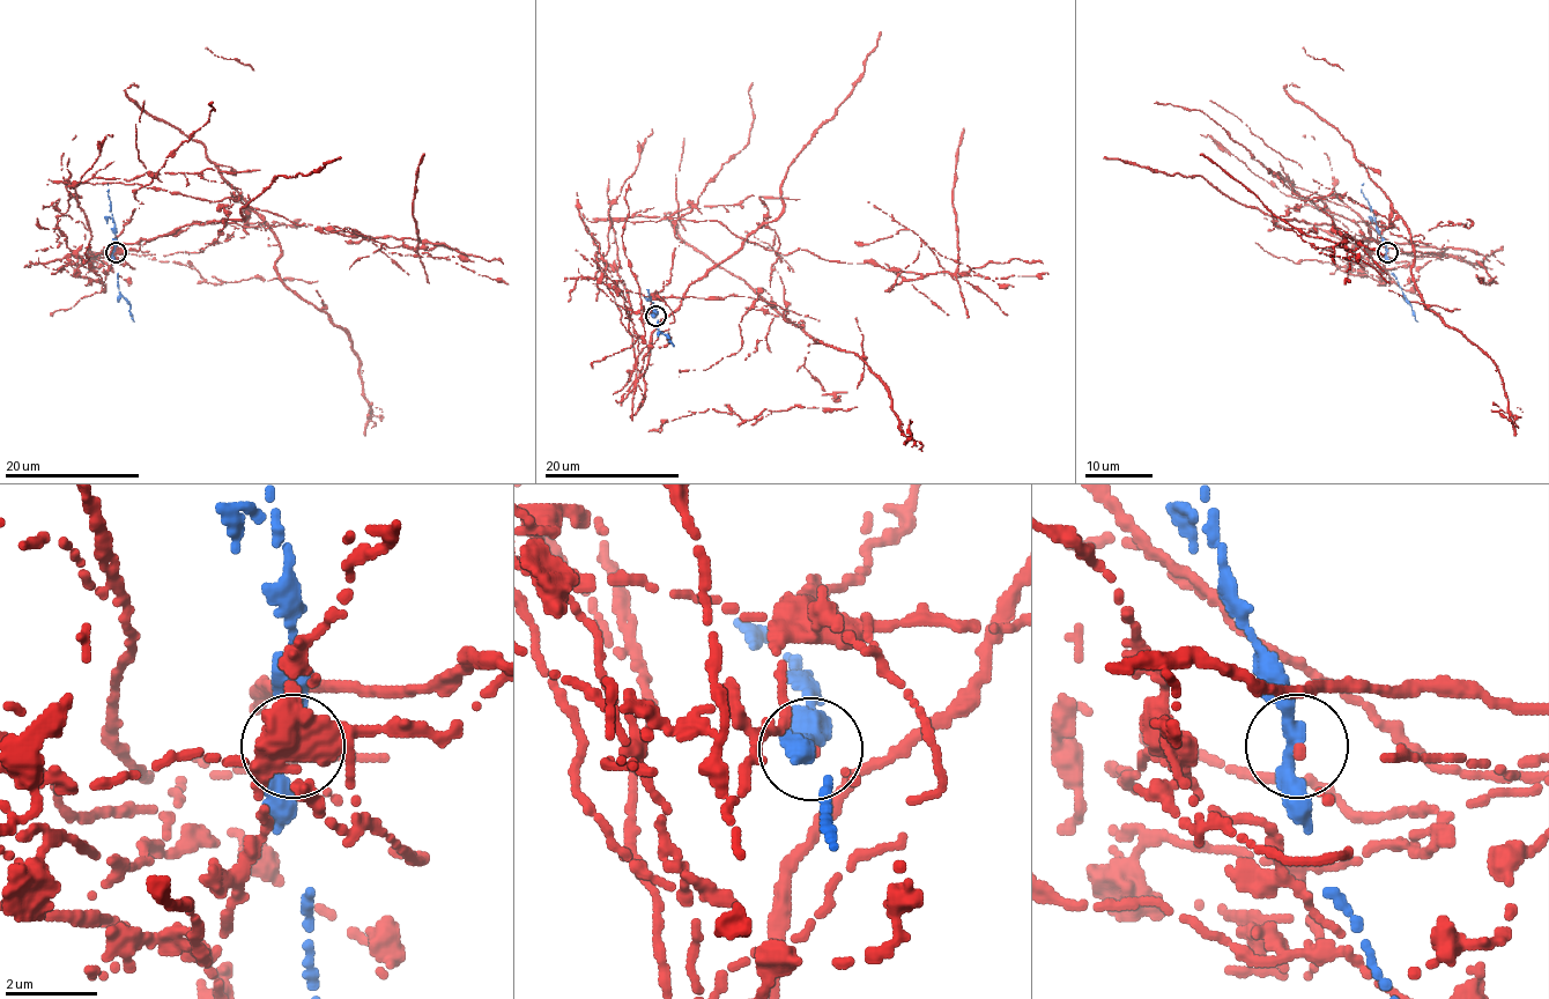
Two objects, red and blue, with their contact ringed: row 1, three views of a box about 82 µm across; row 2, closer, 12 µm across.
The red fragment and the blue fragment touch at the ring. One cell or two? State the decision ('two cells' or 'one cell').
two cells

